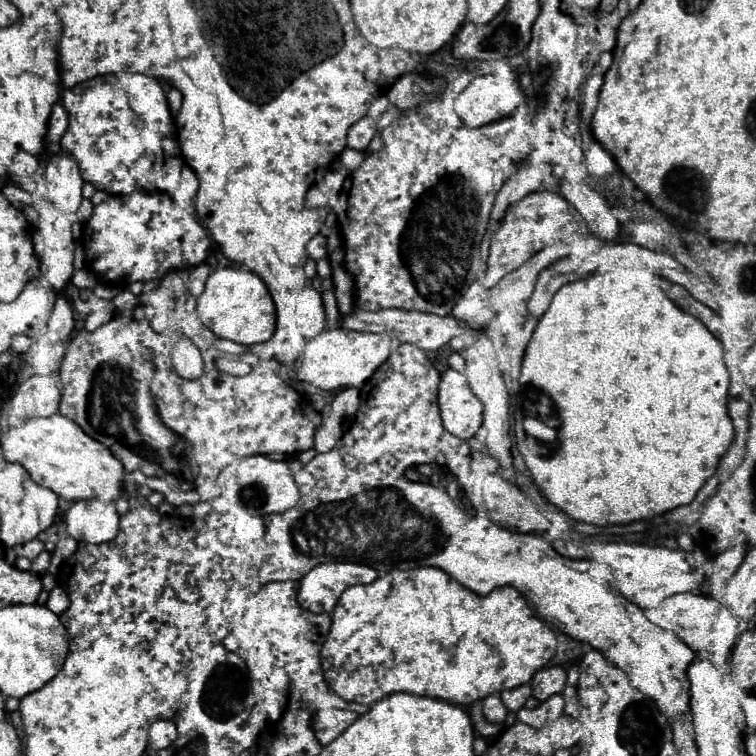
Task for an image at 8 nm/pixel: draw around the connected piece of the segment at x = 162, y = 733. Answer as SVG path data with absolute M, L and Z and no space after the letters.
M156 720L156 722L152 722L152 726L150 726L150 746L154 746L156 750L162 750L174 740L176 740L174 720Z

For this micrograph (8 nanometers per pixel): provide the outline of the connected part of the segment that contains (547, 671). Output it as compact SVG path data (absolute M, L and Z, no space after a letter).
M552 666L552 668L542 668L534 674L530 680L534 696L538 700L546 700L552 694L560 694L566 686L566 670L562 666Z

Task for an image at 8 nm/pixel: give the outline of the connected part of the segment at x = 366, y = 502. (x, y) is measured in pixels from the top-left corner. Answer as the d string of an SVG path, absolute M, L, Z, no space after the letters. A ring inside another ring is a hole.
M394 342L392 344L392 354L390 354L388 362L384 362L384 366L380 366L380 370L376 370L376 374L372 374L372 378L368 378L368 382L364 382L364 386L360 386L360 408L356 412L356 420L354 420L352 428L340 438L340 442L338 442L338 446L334 450L330 450L326 454L316 454L308 464L304 464L304 468L300 472L296 472L296 484L298 484L300 494L302 494L302 500L300 500L300 506L296 508L296 512L292 508L292 510L286 510L282 514L268 514L266 516L266 536L264 536L264 542L266 542L266 548L264 548L264 570L266 570L266 576L260 582L264 584L264 582L270 582L270 580L272 582L276 582L276 580L302 580L302 576L310 568L314 568L314 566L318 566L322 562L360 562L360 564L374 566L380 576L388 574L390 570L414 570L414 568L420 568L420 566L438 566L444 572L448 572L452 578L456 578L456 582L460 582L462 586L466 586L468 590L472 590L476 594L488 594L488 592L492 592L492 588L512 584L512 586L516 586L524 594L524 598L528 602L532 600L534 608L544 618L544 622L560 628L562 632L566 632L568 636L572 636L572 638L576 638L580 642L586 642L586 644L602 650L602 654L612 664L616 664L618 668L622 668L628 674L630 684L634 688L642 690L642 694L646 694L648 698L656 700L658 708L666 714L670 722L674 722L677 716L685 715L688 711L688 706L690 706L686 668L694 660L694 652L682 640L678 640L676 634L672 634L670 630L664 630L664 628L658 628L656 624L652 624L644 616L644 610L640 606L628 602L628 598L624 598L610 584L612 572L610 572L610 568L606 564L598 564L592 558L582 558L582 560L566 558L566 556L558 554L552 548L552 545L548 544L540 534L516 534L516 532L510 532L510 530L490 522L486 506L482 502L472 502L470 496L468 496L470 492L464 488L464 482L476 480L476 468L474 468L474 460L470 456L472 450L470 450L466 440L456 438L454 434L444 430L442 418L440 418L440 408L438 408L438 402L436 402L436 394L432 392L432 390L438 388L438 382L440 382L440 374L432 366L432 362L426 358L424 350L420 350L418 346L412 346L408 342ZM440 452L442 452L442 486L440 486L440 458L438 458Z

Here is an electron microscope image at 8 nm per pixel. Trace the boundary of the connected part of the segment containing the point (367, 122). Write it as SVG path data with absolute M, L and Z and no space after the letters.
M364 116L356 124L350 126L348 146L356 148L356 150L366 150L368 144L370 144L370 140L374 138L374 134L376 134L376 122L374 122L374 118Z

